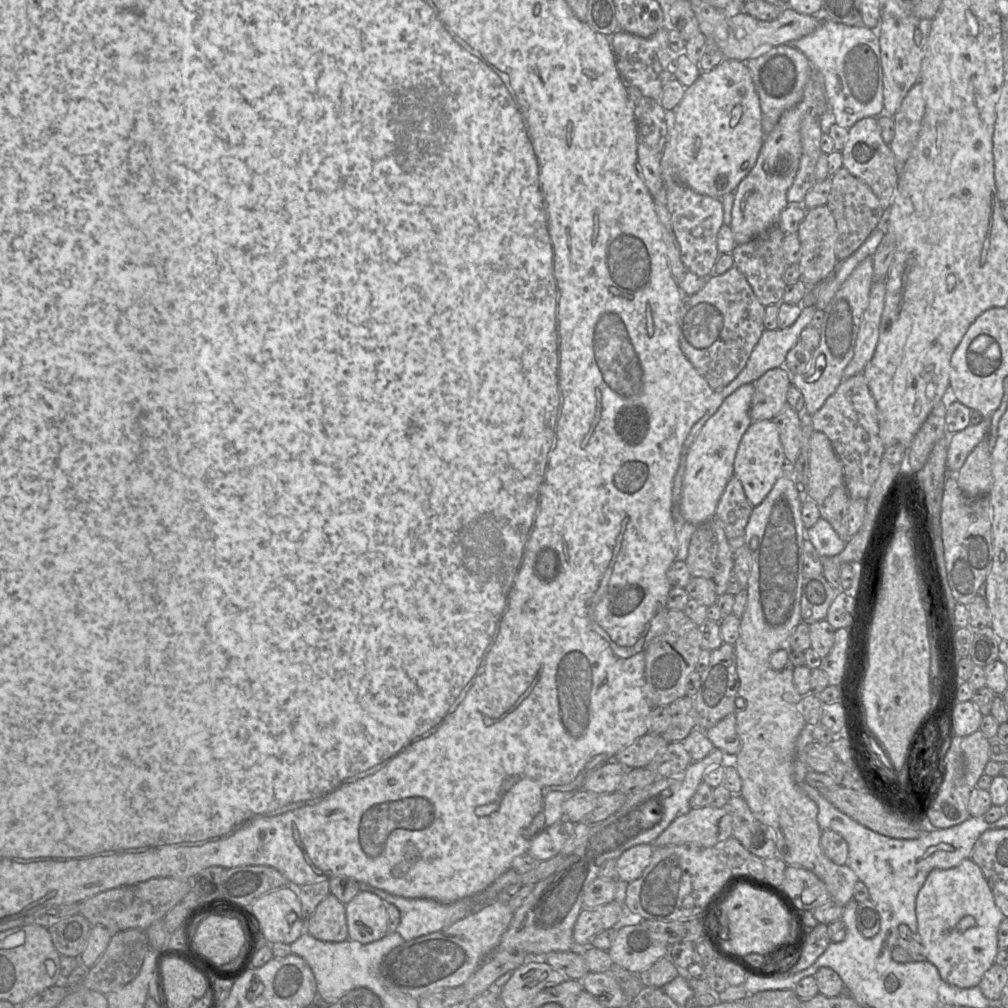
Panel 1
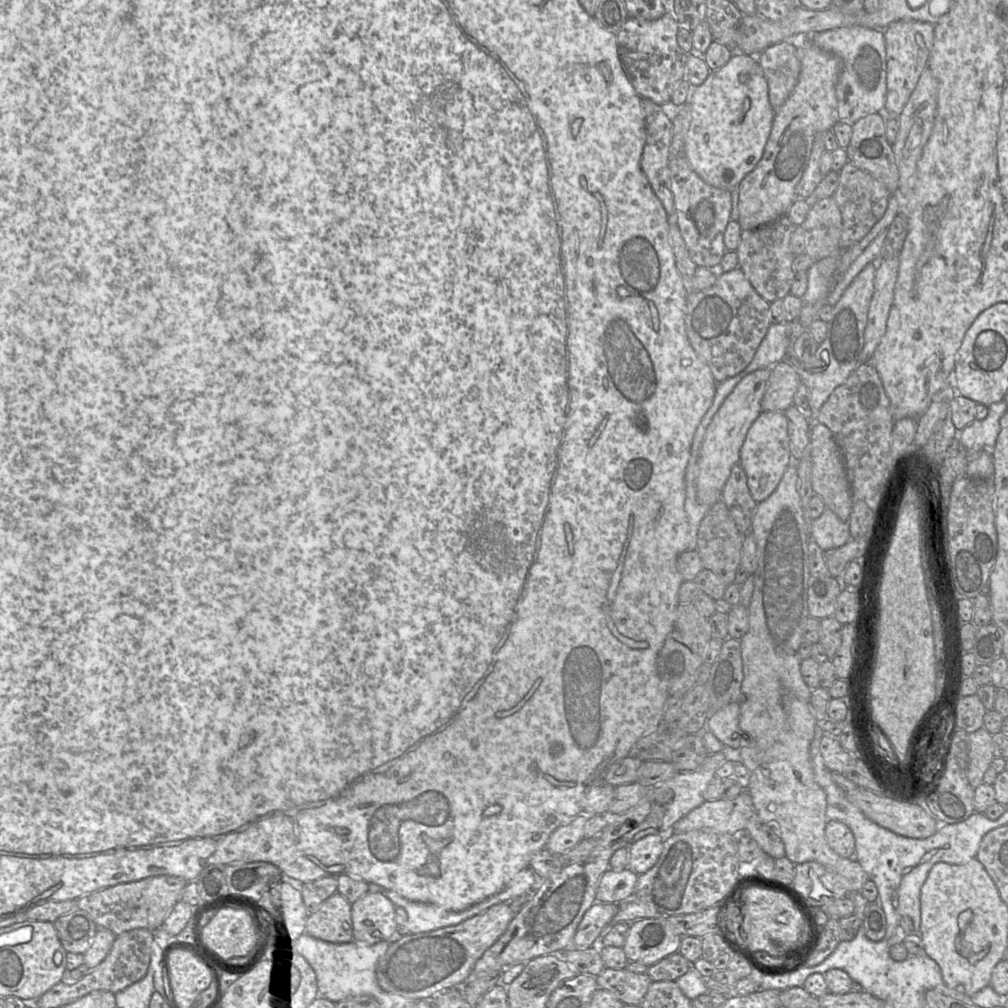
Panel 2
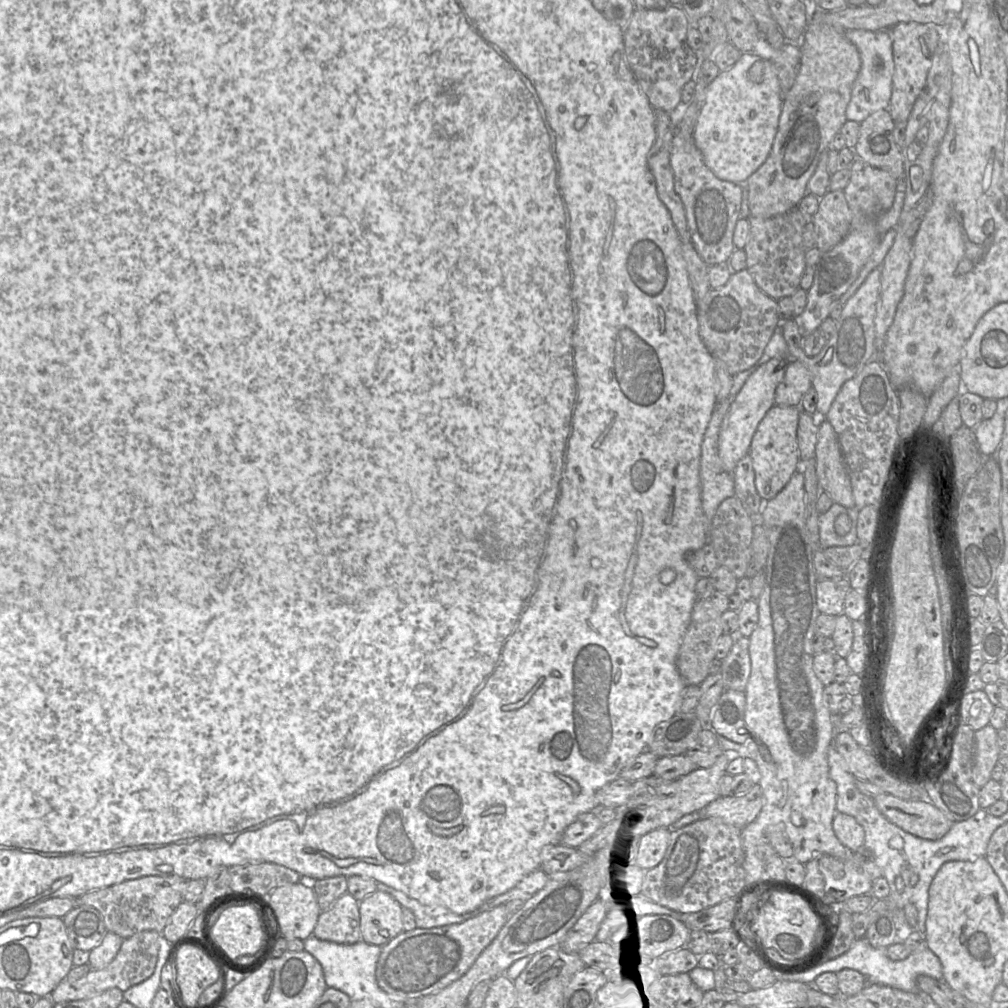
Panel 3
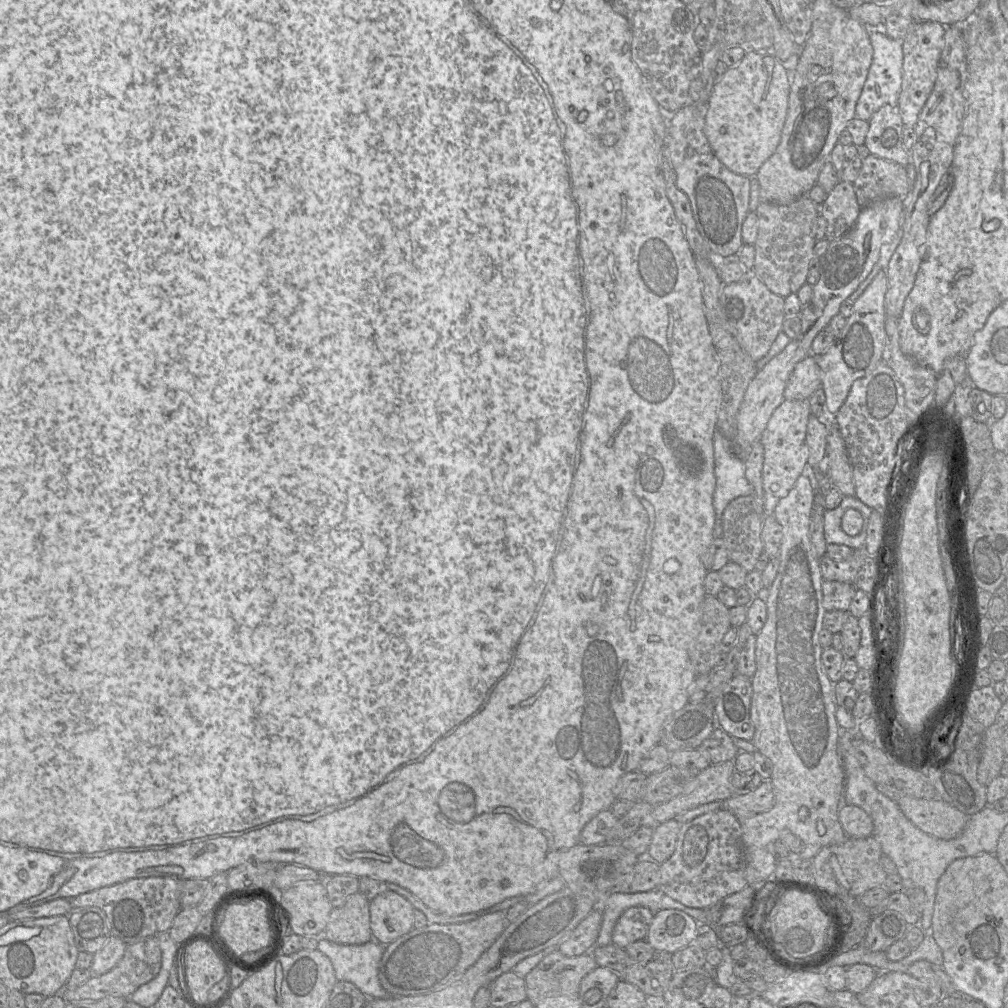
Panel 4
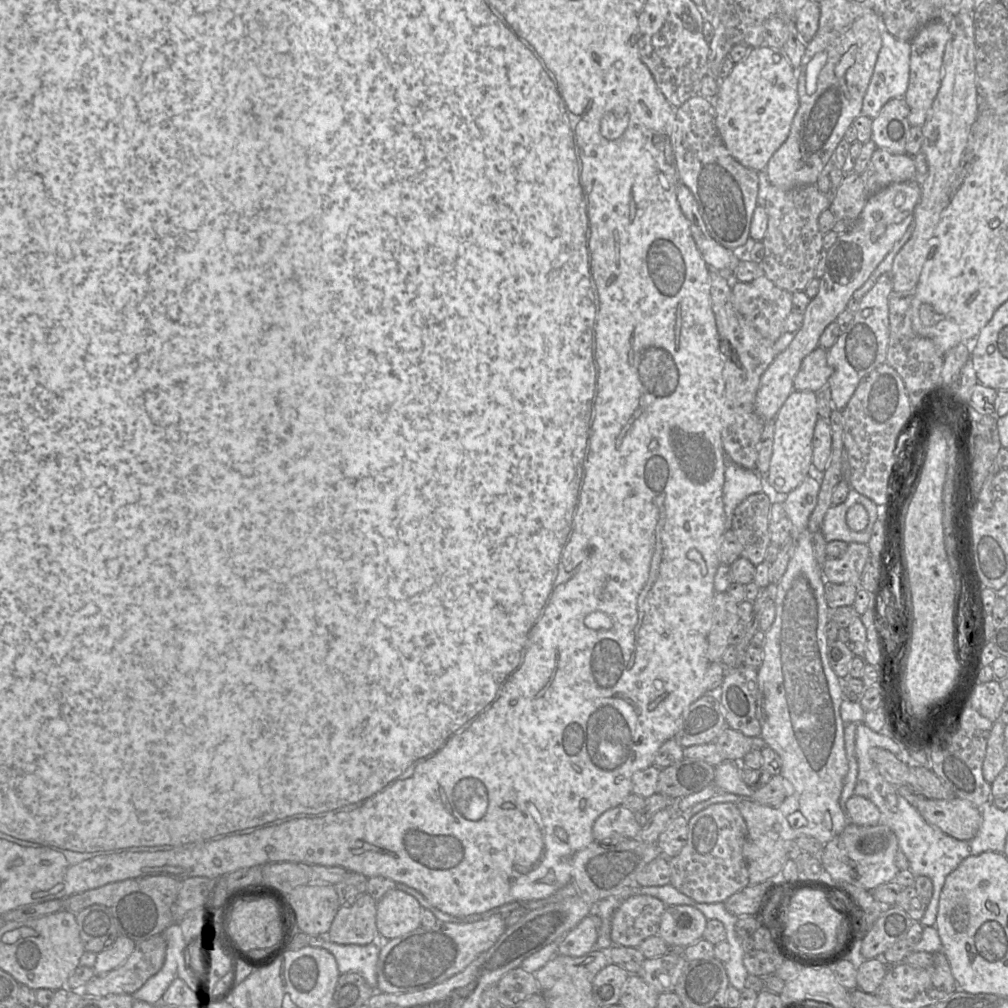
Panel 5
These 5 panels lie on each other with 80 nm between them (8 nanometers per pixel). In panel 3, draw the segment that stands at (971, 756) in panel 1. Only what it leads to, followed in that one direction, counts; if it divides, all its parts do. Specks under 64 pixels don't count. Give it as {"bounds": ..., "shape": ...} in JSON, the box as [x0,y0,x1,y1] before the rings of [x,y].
{"bounds":[972,725,1000,788],"shape":[[[991,725],[977,730],[974,735],[974,763],[972,778],[981,788],[991,779],[991,772],[1000,757],[997,744],[997,730]]]}

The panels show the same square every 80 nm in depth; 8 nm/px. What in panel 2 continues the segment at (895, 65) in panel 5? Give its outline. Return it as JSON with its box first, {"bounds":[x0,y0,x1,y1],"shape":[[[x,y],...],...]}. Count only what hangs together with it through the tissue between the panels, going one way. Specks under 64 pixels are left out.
{"bounds":[809,26,887,126],"shape":[[[849,26],[815,33],[809,39],[842,62],[842,71],[835,86],[839,122],[852,126],[869,114],[883,114],[887,92],[886,44],[883,30]]]}

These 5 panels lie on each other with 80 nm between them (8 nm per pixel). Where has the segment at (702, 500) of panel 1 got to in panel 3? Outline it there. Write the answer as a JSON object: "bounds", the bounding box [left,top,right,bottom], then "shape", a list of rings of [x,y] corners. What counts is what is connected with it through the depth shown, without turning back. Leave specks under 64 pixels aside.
{"bounds":[718,356,791,473],"shape":[[[787,356],[772,358],[756,369],[745,381],[725,414],[718,436],[718,456],[722,469],[733,473],[734,469],[748,454],[752,437],[767,411],[775,405],[775,391],[784,377],[786,367],[791,361]]]}

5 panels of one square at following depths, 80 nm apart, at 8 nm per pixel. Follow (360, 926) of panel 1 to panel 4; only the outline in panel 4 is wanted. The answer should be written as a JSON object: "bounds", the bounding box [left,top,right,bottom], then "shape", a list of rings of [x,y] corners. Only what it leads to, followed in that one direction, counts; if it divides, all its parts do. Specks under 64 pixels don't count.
{"bounds":[370,890,415,945],"shape":[[[387,890],[370,901],[372,941],[388,945],[409,933],[413,927],[415,907],[403,896]]]}

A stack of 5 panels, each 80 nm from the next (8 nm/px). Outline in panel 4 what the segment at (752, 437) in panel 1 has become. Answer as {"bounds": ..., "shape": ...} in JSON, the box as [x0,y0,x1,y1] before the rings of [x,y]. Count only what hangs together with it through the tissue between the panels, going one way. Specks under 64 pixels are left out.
{"bounds":[760,400,811,497],"shape":[[[784,400],[772,413],[760,442],[764,449],[762,487],[766,494],[785,497],[808,464],[809,451],[805,442],[807,424],[811,415],[807,400]]]}

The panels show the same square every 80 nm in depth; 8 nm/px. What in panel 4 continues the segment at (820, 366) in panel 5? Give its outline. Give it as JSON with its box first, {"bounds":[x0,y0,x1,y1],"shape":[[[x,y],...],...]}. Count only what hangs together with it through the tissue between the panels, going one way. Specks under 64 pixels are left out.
{"bounds":[784,355,821,400],"shape":[[[809,355],[795,365],[784,390],[785,400],[807,400],[821,387],[821,370],[814,356]]]}

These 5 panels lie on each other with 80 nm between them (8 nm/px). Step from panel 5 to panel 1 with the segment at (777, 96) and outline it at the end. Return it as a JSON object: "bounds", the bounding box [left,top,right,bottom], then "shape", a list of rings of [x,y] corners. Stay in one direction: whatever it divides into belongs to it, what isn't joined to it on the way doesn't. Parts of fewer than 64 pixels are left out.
{"bounds":[665,59,764,199],"shape":[[[725,59],[721,64],[710,71],[701,72],[698,79],[689,87],[686,87],[684,96],[677,107],[673,110],[674,123],[670,124],[668,130],[665,149],[670,150],[670,159],[672,159],[673,166],[675,166],[675,178],[687,185],[690,189],[698,194],[710,196],[721,199],[729,192],[733,192],[738,187],[740,181],[748,175],[754,167],[760,149],[764,143],[764,133],[762,130],[762,113],[760,108],[760,101],[755,90],[750,71],[745,62]]]}

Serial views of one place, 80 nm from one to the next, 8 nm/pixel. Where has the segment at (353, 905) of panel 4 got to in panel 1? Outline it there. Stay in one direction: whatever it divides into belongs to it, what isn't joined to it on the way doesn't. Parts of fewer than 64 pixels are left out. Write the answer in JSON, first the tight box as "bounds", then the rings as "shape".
{"bounds":[305,894,349,942],"shape":[[[332,894],[326,896],[306,919],[305,932],[325,942],[349,939],[345,904]]]}

